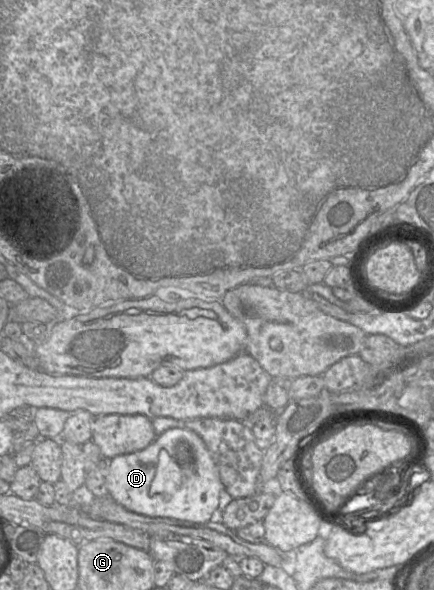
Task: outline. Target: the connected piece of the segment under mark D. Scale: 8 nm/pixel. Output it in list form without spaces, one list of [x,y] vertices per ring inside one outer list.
[[[185,428],[168,429],[145,449],[112,458],[106,487],[108,495],[128,511],[192,523],[211,520],[223,489],[204,441]]]

